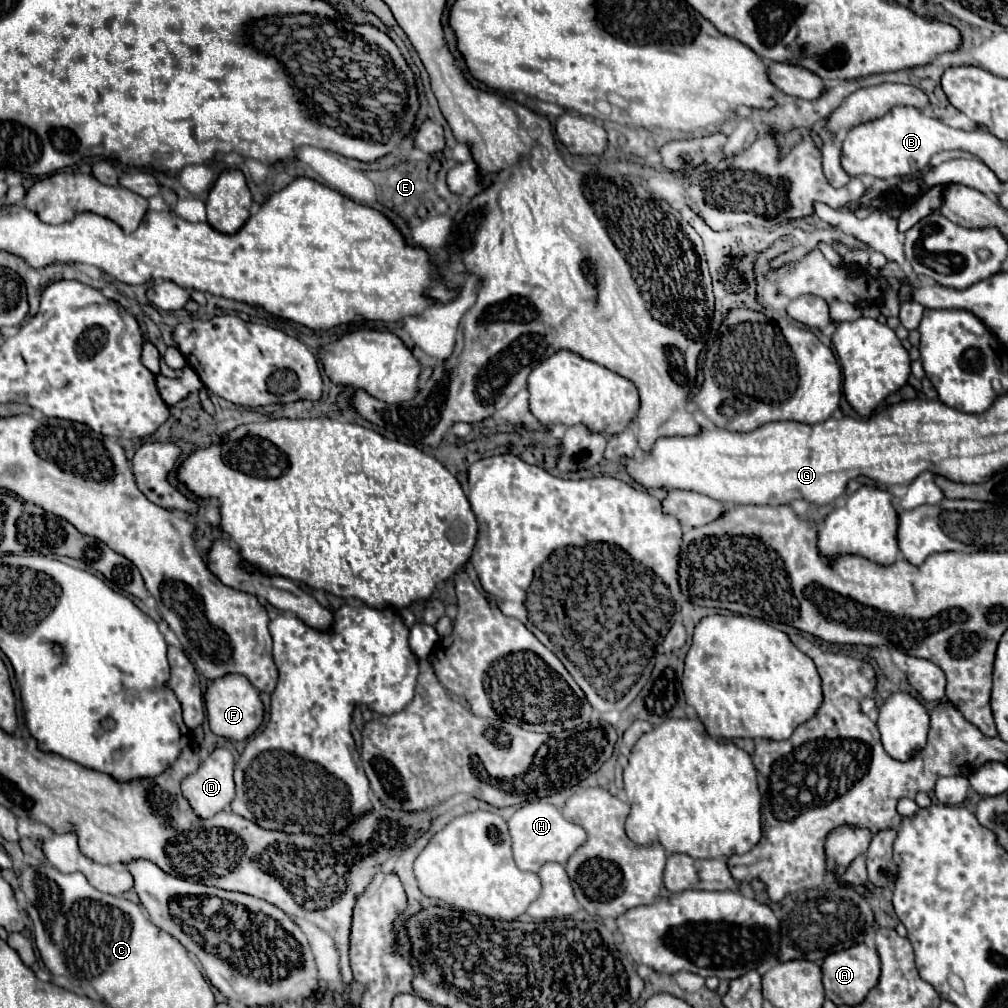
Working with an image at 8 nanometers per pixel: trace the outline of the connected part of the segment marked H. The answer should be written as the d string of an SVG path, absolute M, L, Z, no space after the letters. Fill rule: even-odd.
M526 803L520 807L508 821L510 837L512 837L512 853L518 869L522 871L538 871L544 863L556 861L566 863L568 857L586 841L586 831L562 817L562 813L550 803Z

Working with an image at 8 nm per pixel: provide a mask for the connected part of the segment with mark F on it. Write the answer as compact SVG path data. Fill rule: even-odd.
M226 675L222 679L212 681L208 685L206 695L206 713L210 715L210 729L214 735L226 737L230 741L246 741L264 721L264 705L258 695L258 691L252 687L252 683L242 675Z

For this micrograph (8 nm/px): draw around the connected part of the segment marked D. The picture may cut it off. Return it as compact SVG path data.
M214 749L208 759L204 759L198 767L198 771L182 781L184 797L190 801L194 813L202 819L214 817L218 811L228 809L234 801L234 757L228 749Z

